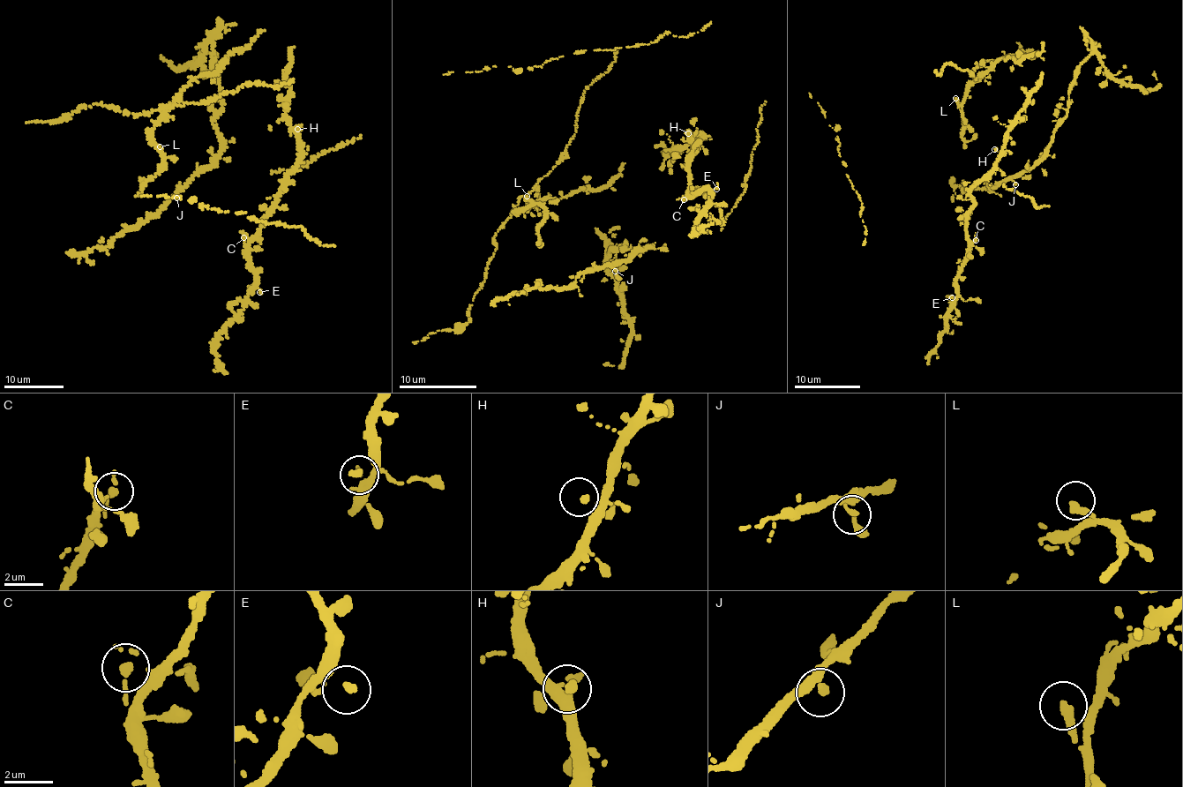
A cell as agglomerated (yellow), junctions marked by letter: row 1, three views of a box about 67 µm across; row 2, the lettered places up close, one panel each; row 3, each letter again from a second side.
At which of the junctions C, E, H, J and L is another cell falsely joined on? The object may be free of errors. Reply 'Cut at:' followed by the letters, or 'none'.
Cut at: none

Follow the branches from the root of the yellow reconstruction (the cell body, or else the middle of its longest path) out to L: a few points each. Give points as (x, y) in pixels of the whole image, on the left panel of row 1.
L: (183, 86), (153, 127), (151, 138), (159, 148), (160, 146)

